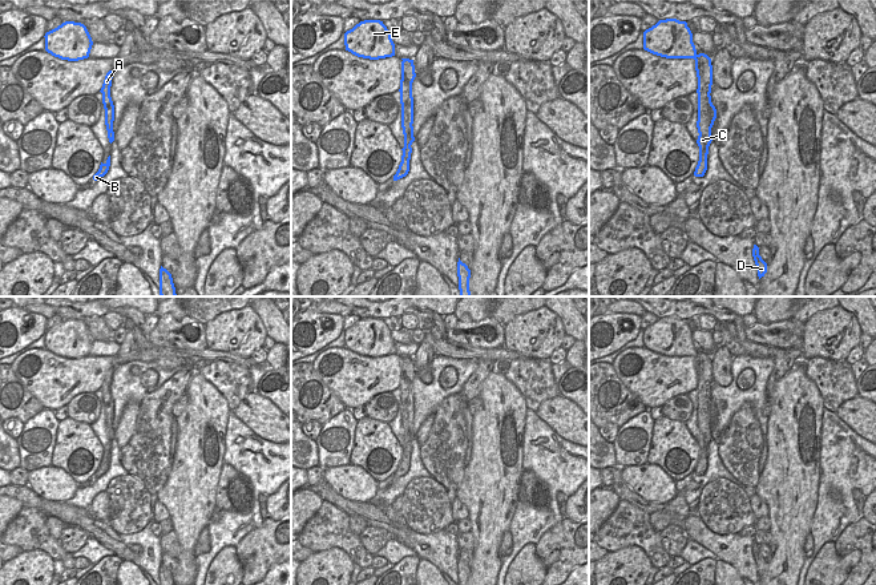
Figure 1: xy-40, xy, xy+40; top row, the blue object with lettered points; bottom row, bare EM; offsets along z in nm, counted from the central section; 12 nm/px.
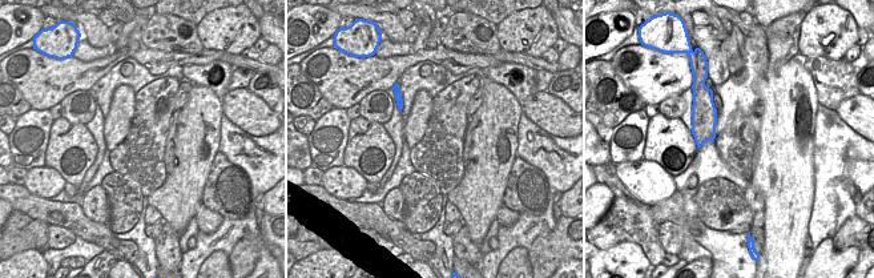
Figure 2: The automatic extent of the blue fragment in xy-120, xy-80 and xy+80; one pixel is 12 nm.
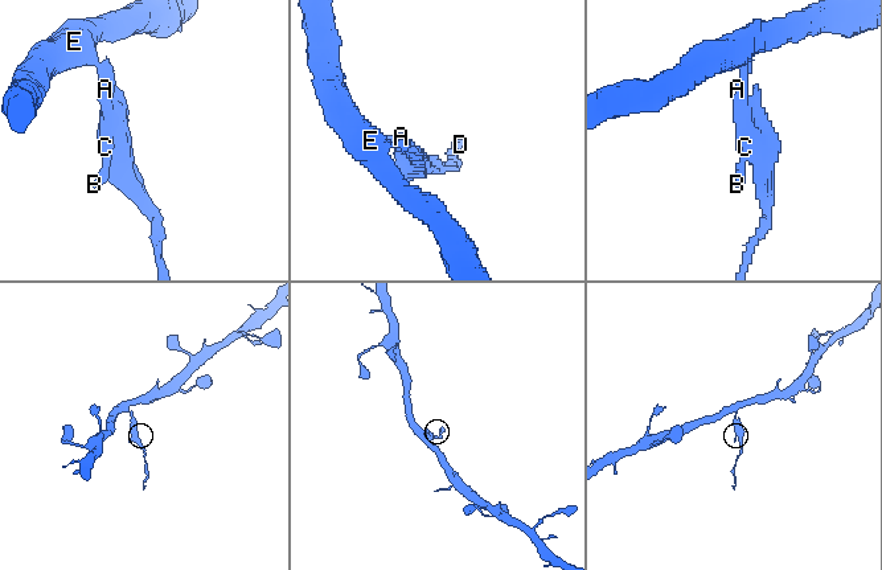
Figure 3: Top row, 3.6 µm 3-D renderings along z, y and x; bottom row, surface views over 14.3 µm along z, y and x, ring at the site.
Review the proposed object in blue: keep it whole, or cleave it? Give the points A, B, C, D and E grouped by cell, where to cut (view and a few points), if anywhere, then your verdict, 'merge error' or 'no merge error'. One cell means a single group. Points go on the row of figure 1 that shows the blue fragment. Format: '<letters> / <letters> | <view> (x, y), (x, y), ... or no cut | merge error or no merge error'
A B C E / D | xy+40 (710, 101), (709, 118), (711, 126) | merge error

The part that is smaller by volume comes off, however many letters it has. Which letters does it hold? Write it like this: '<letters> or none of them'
D

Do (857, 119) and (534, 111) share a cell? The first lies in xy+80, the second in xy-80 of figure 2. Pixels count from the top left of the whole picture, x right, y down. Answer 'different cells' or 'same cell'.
same cell

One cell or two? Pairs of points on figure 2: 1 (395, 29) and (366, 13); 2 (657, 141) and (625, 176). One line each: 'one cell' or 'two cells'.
1: one cell
2: two cells

